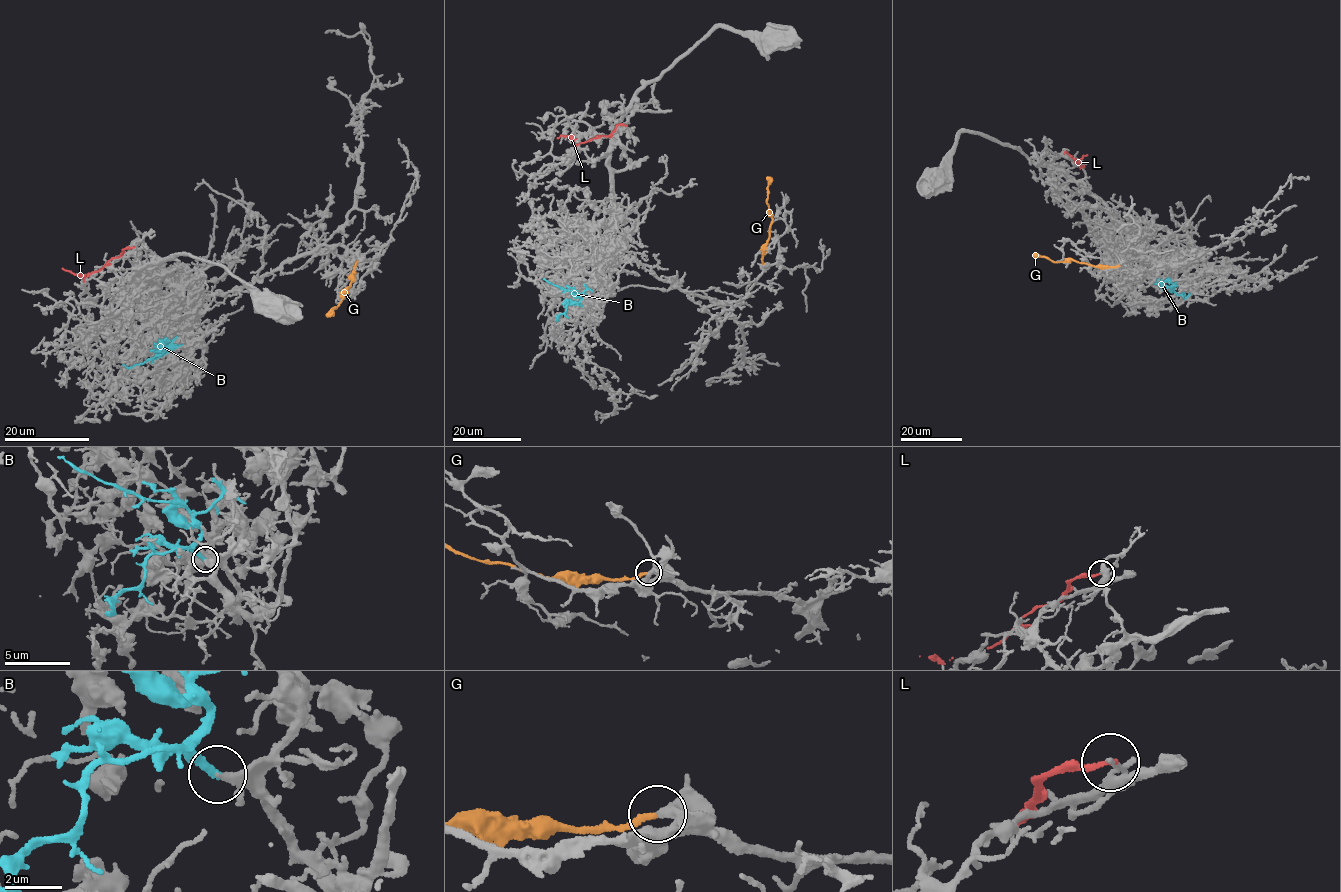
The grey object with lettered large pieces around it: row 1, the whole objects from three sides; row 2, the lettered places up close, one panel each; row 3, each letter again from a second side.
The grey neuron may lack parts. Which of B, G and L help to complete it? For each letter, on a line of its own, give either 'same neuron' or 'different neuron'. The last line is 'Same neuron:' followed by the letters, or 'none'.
B: same neuron
G: different neuron
L: different neuron
Same neuron: B

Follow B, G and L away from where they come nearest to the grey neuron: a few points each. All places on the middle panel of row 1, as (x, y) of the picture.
B: (582, 306), (579, 303), (580, 296), (574, 291), (543, 279)
G: (763, 264), (762, 246), (769, 237), (771, 222), (766, 199), (770, 177)
L: (626, 125), (618, 125), (607, 136), (597, 136), (576, 144), (568, 136), (557, 138)

